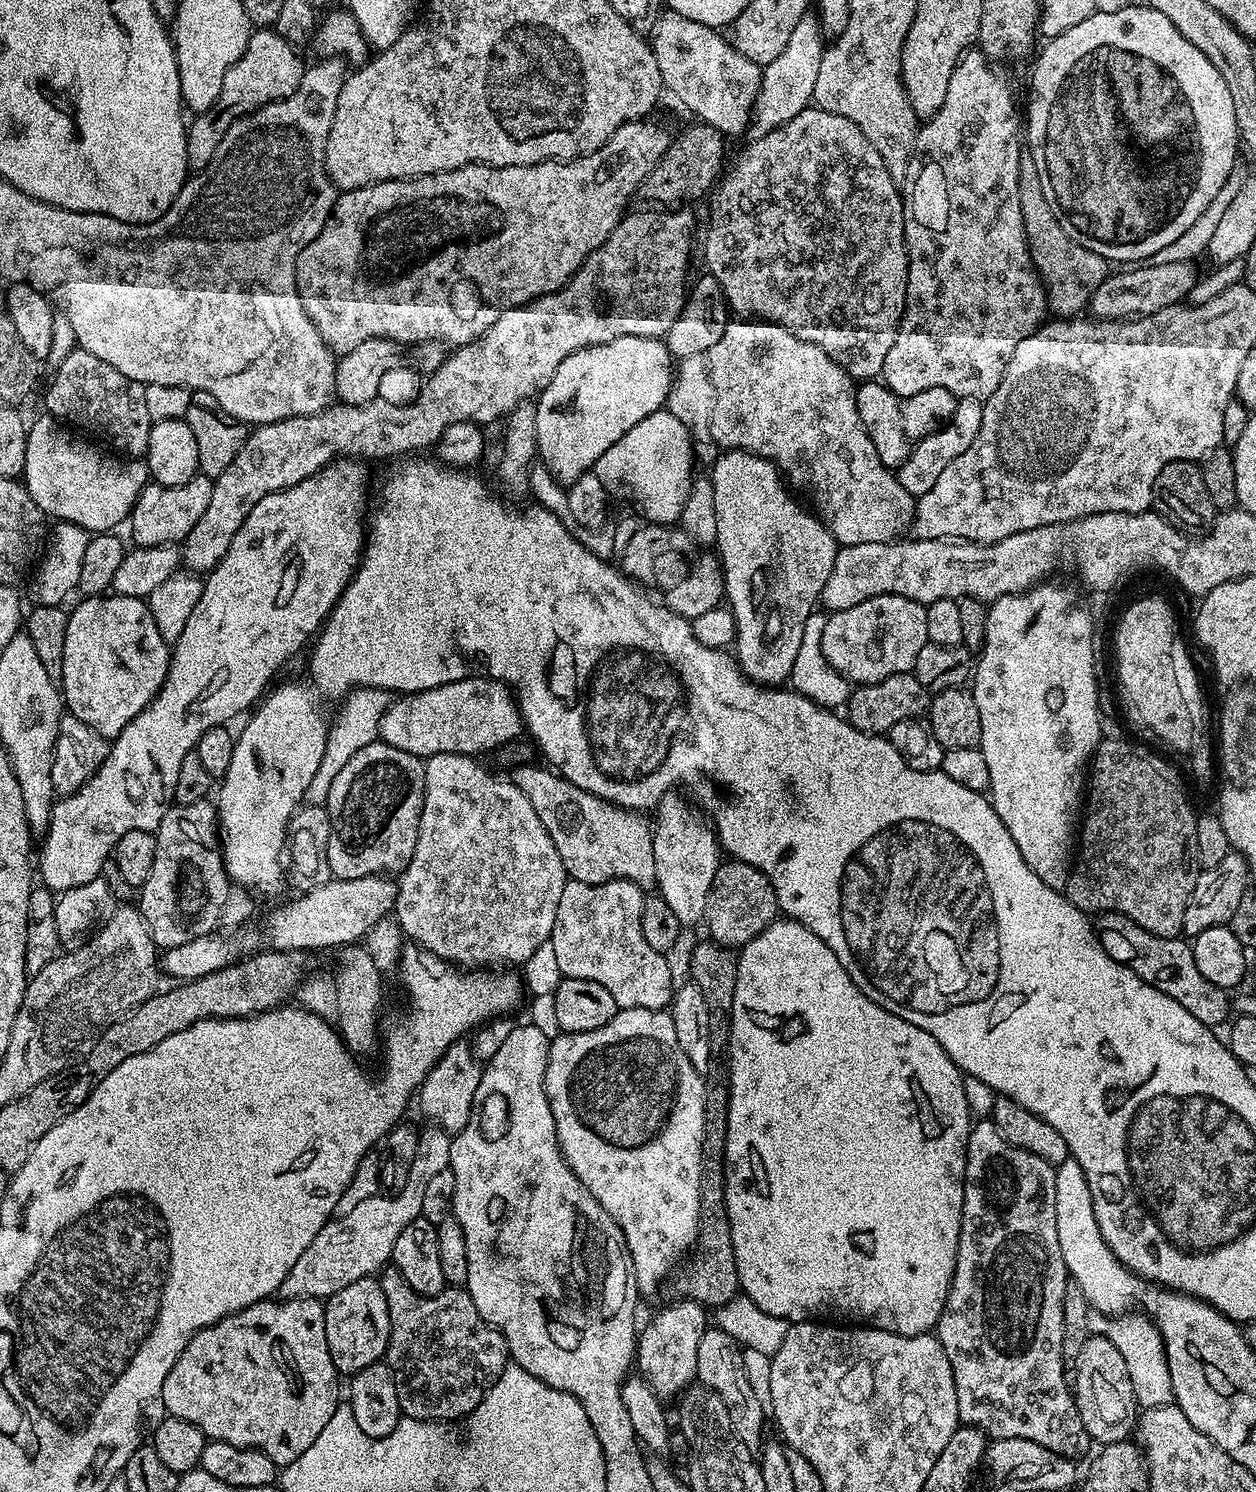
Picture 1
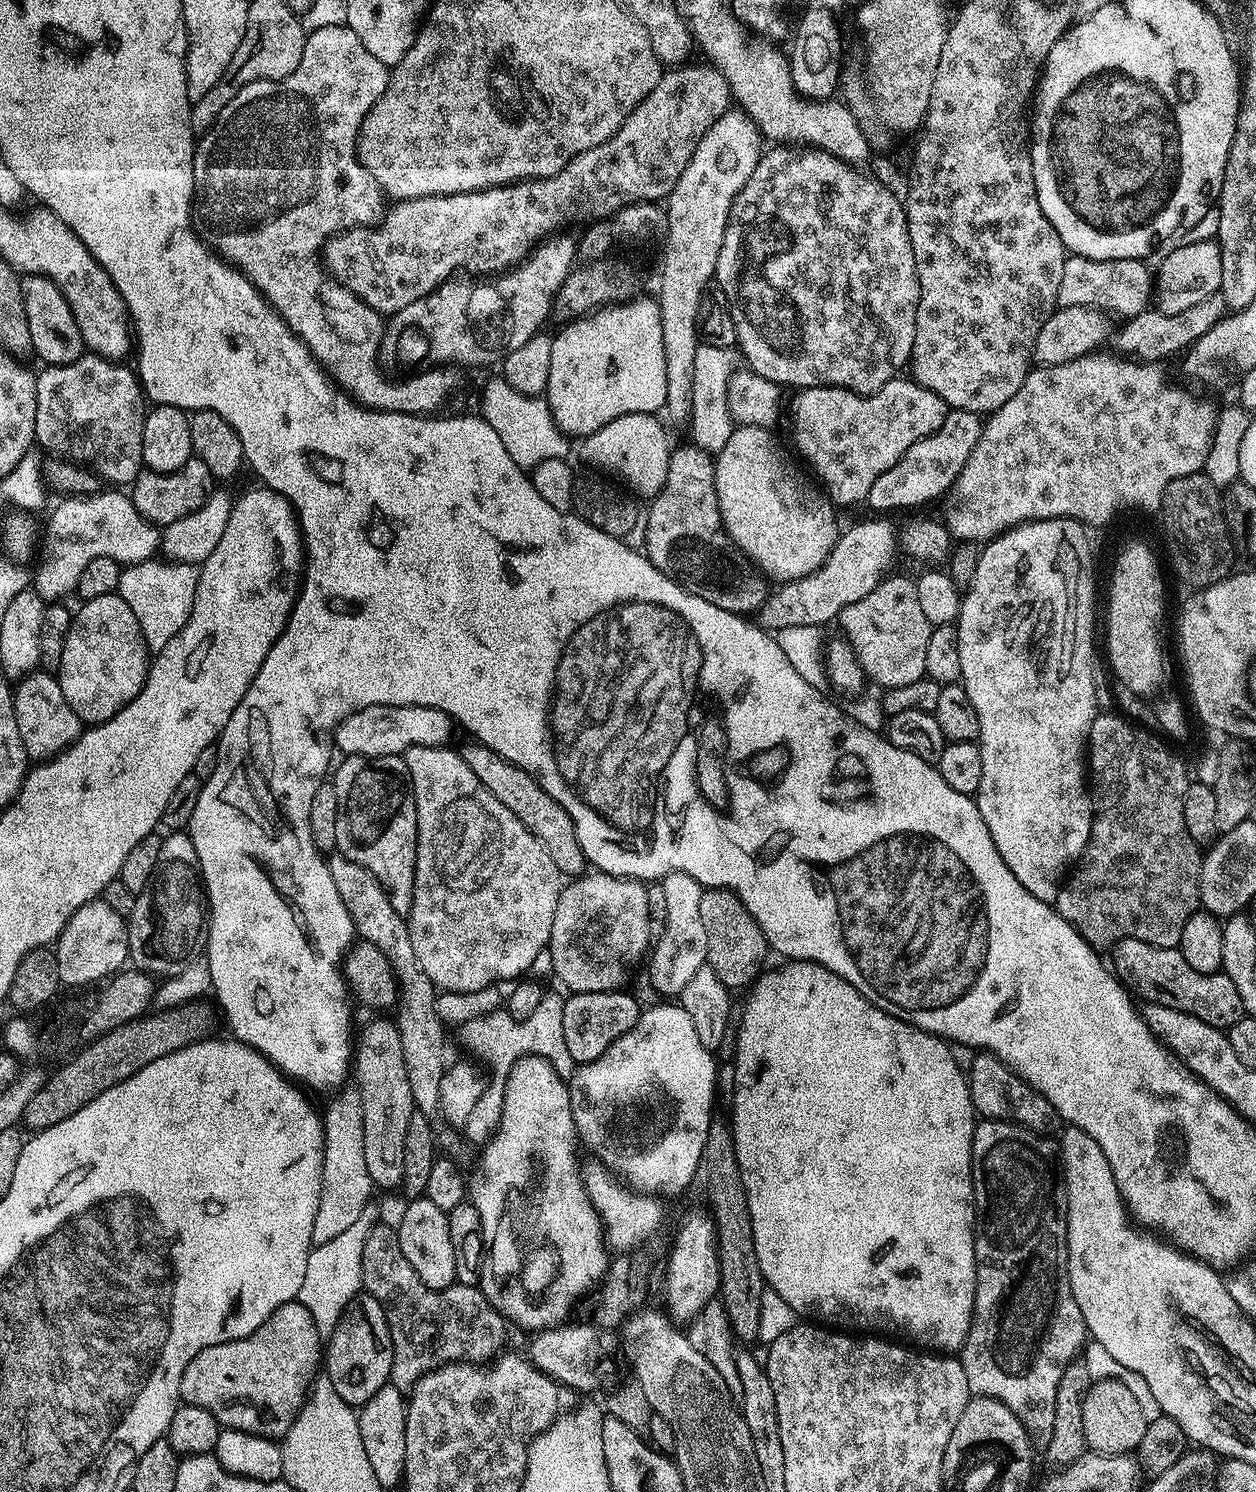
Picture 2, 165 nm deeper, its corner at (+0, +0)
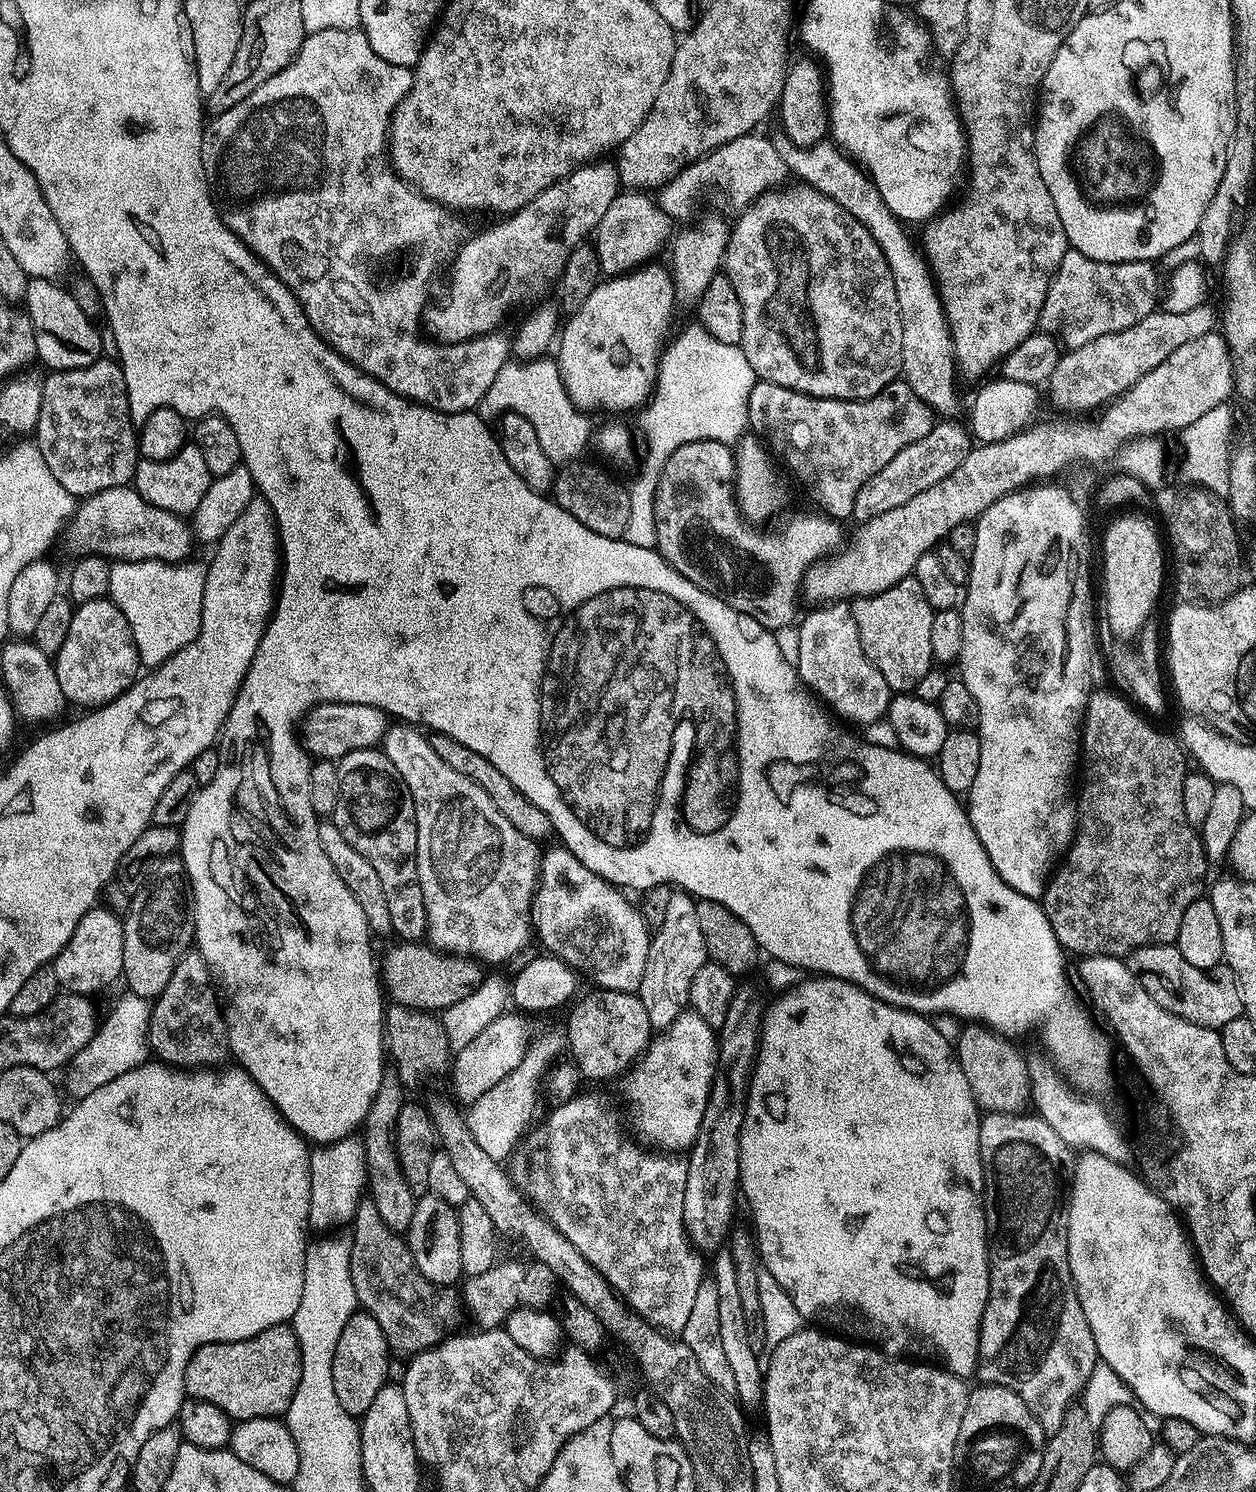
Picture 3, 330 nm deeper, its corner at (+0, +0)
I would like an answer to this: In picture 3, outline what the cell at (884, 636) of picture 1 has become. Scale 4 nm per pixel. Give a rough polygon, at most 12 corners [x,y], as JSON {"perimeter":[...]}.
{"perimeter":[[915,575],[850,607],[866,658],[893,693],[934,667]]}

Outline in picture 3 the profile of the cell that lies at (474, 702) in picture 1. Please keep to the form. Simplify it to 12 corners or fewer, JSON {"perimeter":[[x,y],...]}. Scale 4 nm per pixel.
{"perimeter":[[317,704],[299,729],[309,757],[339,762],[390,727],[365,704]]}

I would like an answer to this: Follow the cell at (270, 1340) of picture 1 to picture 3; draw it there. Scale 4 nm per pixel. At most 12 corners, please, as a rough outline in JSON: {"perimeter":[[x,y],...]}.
{"perimeter":[[275,1324],[202,1346],[191,1399],[239,1422],[283,1417],[298,1390],[298,1338]]}

